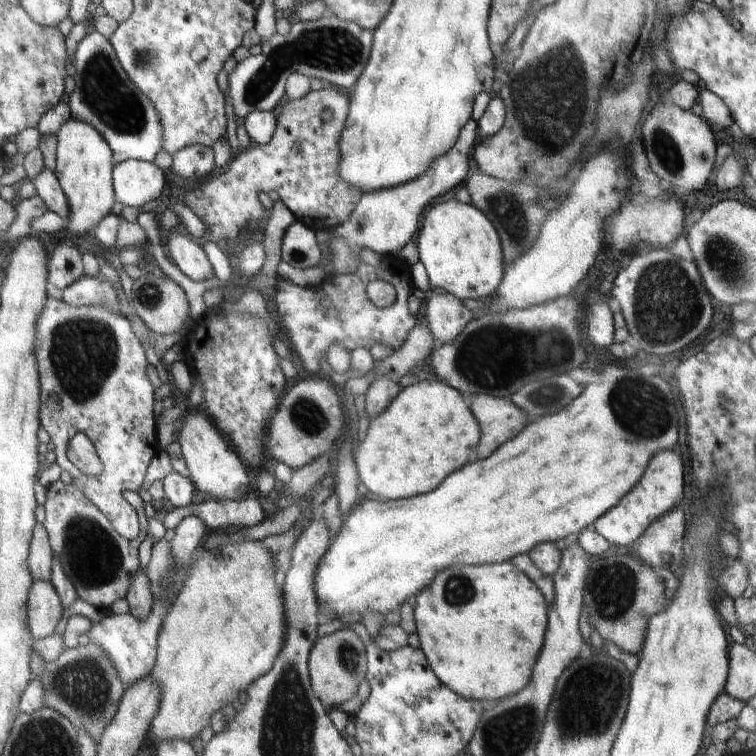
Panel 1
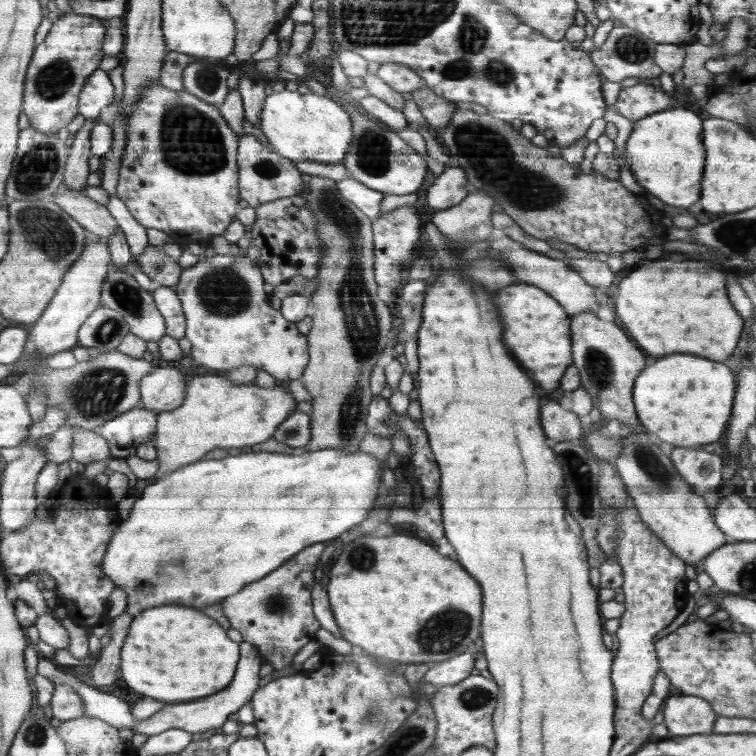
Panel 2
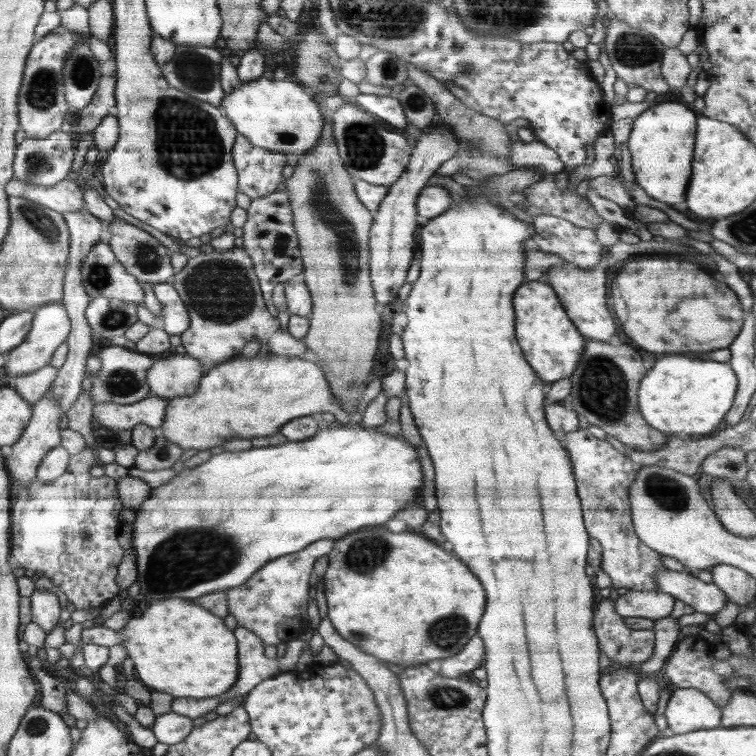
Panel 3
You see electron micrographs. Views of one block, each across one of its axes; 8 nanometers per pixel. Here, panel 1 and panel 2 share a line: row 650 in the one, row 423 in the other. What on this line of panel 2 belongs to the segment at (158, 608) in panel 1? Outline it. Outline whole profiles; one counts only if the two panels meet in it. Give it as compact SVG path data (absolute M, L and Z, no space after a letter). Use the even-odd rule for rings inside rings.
M136 406L96 431L110 441L115 458L127 459L136 455L139 444L152 439L157 427L157 416L155 410Z

